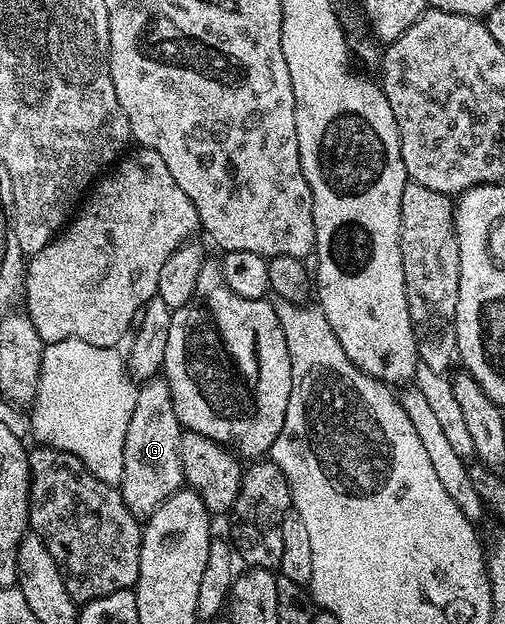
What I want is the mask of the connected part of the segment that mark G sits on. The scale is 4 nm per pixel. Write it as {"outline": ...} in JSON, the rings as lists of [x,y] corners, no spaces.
{"outline":[[[156,377],[138,384],[133,405],[133,417],[129,417],[129,429],[125,429],[125,469],[122,473],[122,483],[118,484],[129,513],[133,513],[140,521],[147,520],[150,515],[157,513],[159,506],[164,503],[174,491],[184,486],[179,442],[184,428],[177,421],[177,413],[173,409],[173,397],[169,393],[166,379]]]}

